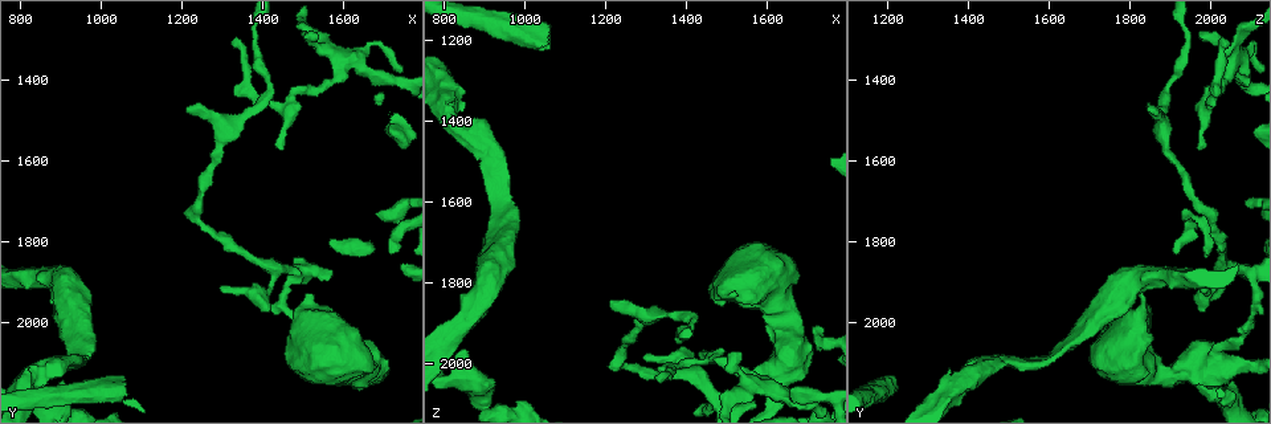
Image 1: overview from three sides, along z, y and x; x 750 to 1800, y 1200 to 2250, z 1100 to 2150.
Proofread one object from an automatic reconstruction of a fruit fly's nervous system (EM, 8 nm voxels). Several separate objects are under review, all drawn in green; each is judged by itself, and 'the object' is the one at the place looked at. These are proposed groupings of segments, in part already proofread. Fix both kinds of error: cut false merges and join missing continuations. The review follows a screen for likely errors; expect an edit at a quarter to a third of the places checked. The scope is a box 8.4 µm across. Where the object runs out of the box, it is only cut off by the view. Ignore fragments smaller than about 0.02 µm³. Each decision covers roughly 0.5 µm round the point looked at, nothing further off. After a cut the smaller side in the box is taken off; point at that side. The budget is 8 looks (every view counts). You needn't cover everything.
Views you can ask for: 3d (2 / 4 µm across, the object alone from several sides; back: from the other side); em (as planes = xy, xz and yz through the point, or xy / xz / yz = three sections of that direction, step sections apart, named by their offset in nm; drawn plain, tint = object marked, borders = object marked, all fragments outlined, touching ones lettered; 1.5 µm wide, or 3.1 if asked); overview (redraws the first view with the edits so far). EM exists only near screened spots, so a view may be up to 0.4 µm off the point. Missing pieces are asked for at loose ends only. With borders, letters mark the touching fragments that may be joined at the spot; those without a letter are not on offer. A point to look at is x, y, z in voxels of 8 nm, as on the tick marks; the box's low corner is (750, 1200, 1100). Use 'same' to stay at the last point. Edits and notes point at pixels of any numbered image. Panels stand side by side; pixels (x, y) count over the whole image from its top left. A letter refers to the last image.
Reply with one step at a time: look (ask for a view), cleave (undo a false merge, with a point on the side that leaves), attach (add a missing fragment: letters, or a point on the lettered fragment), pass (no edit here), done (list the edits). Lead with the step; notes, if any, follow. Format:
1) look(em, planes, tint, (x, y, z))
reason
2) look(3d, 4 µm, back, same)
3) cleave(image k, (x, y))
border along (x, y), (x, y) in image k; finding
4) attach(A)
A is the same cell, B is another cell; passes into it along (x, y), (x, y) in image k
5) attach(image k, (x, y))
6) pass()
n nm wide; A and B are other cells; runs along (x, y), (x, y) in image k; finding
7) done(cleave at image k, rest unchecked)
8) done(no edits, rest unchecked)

look(3d, 2 µm, (850, 2155, 1970))
branch stops here

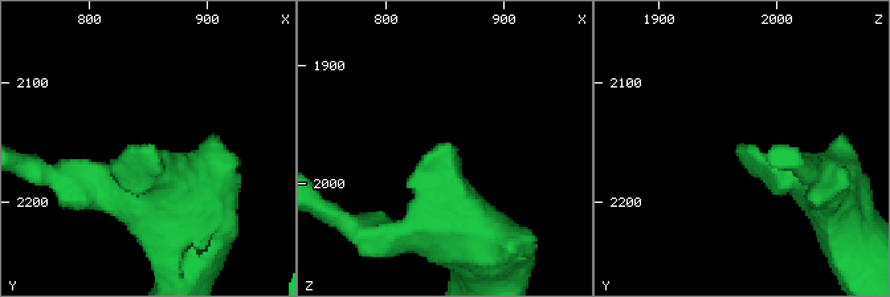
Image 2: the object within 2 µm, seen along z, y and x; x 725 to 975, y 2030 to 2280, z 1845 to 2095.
look(em, planes, tint, (856, 2158, 1966))

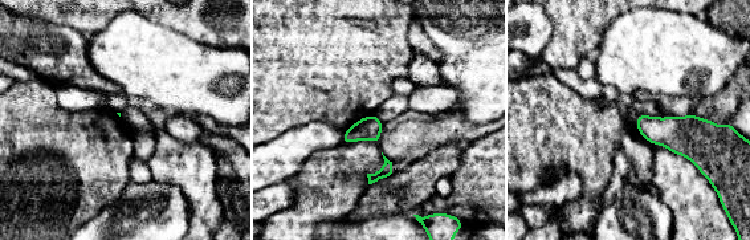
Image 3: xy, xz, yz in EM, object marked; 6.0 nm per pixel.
look(em, planes, borders, same)

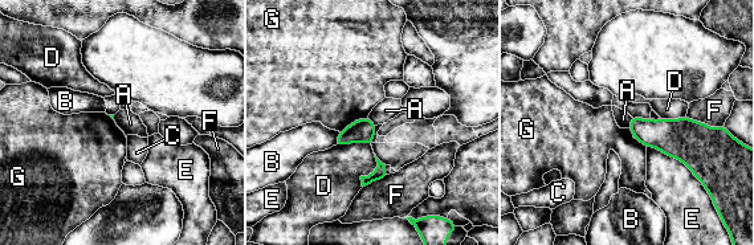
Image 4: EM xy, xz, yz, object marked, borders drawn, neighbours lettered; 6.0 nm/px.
pass()
E touches over 380 nm; A, B, C, D, E, F and G are other cells; border along (631, 117), (628, 127) in image 4; none of them fits

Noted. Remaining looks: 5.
look(3d, 4 µm, back, (1600, 2070, 2020))
branch point

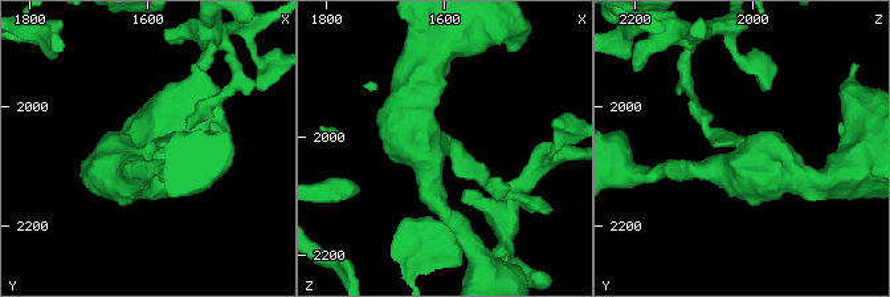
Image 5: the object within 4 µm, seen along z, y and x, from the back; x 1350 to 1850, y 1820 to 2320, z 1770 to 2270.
look(em, xy, step 4, tint, (1600, 2070, 2015))
3 arms; shape alone is not enough

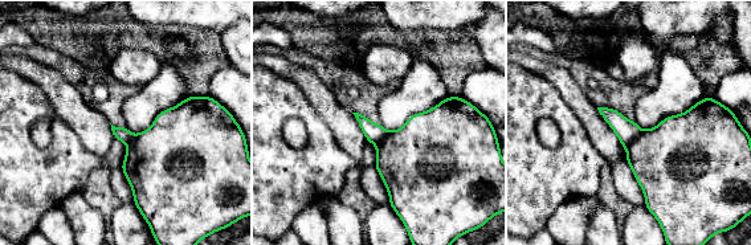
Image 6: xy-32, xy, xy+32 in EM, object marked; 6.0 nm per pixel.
look(em, xy, step 4, borders, same)
see the neighbours

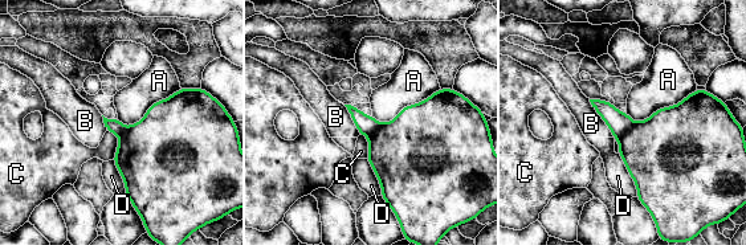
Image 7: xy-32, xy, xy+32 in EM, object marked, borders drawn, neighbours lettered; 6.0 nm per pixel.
cleave(image 7, (619, 122))
90 nm wide; A touches over 460 nm; A, B, C and D are other cells; two cells meet here

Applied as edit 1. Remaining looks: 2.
done(cleave at image 7, rest unchecked)

